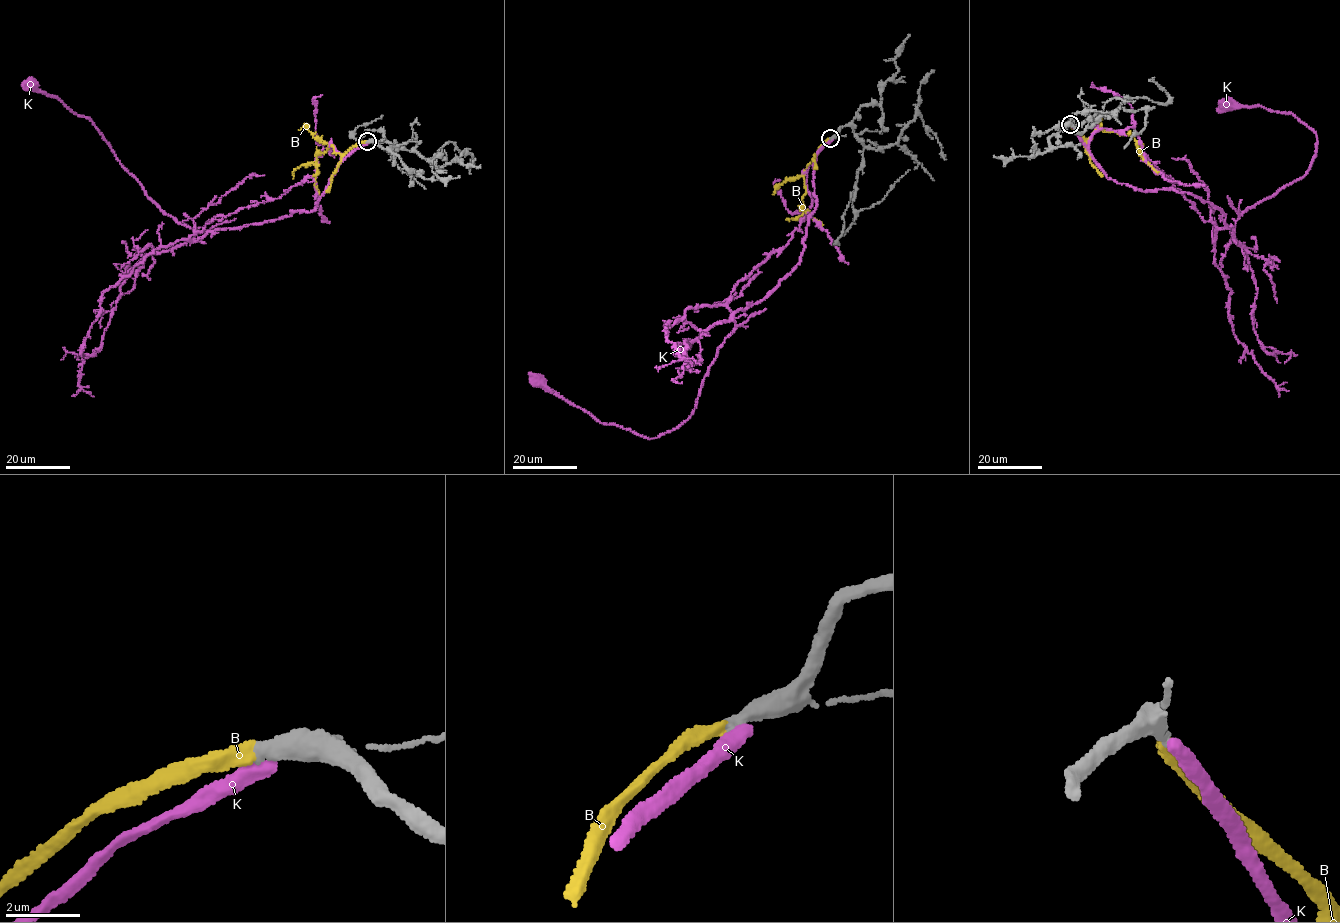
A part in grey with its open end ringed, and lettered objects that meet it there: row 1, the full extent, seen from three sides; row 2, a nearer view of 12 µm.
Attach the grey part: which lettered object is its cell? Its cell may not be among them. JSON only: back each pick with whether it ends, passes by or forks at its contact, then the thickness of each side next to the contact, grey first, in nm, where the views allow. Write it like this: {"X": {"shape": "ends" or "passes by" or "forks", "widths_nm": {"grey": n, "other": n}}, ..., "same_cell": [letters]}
{"B": {"shape": "ends", "widths_nm": {"grey": 400, "other": 360}}, "same_cell": ["B"]}

